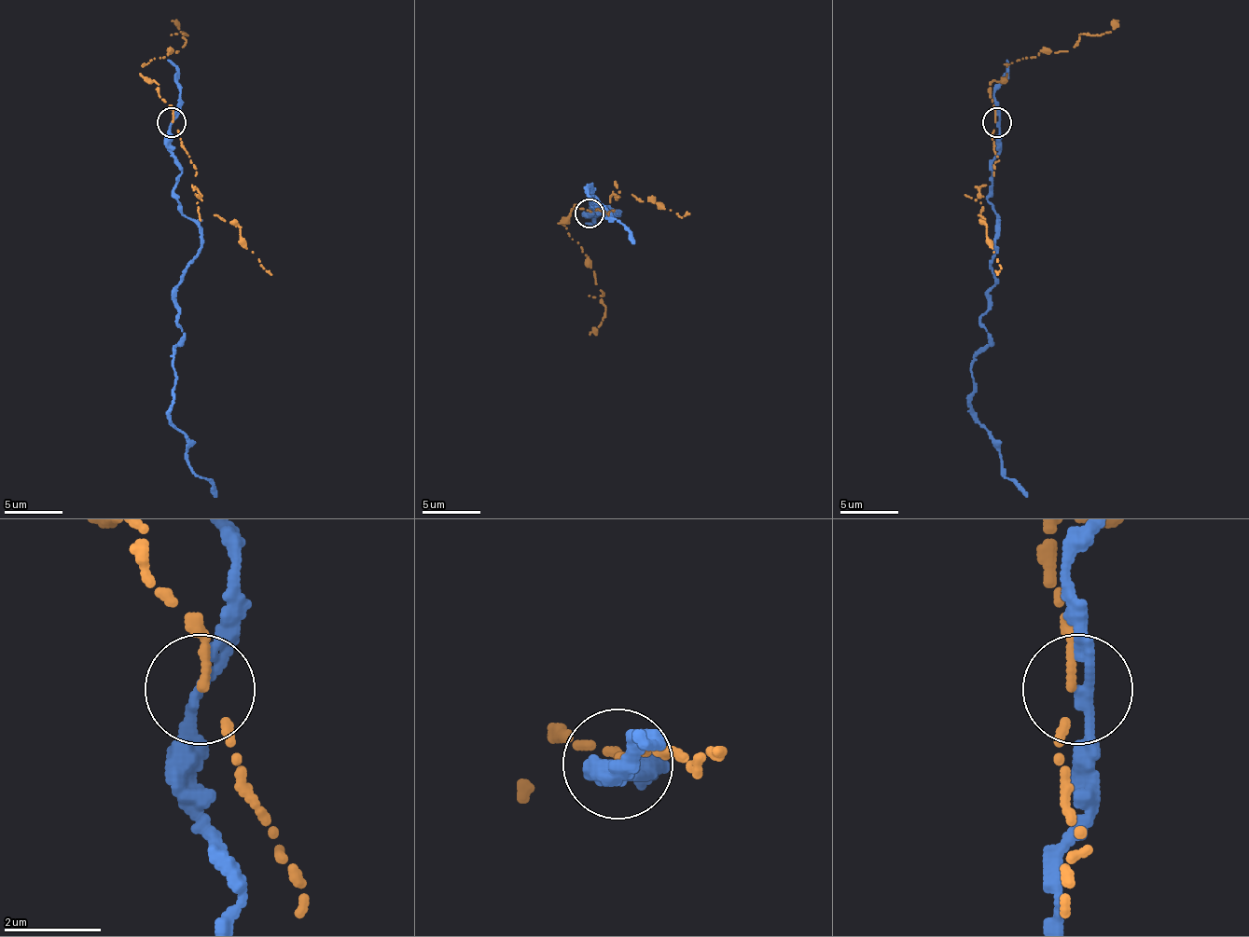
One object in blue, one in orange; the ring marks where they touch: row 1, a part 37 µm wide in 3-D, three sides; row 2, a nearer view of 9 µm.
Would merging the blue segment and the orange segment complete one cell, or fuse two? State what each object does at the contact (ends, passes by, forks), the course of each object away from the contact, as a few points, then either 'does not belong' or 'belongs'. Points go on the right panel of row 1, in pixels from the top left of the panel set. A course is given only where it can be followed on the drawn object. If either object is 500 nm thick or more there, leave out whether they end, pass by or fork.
blue passes by; orange ends; course blue (995, 121), (995, 284), (973, 363), (973, 415), (1005, 475), (1028, 496); course orange (995, 121), (992, 147), (999, 159), (992, 176), (978, 191), (981, 217), (978, 214), (999, 264), (995, 275); does not belong

